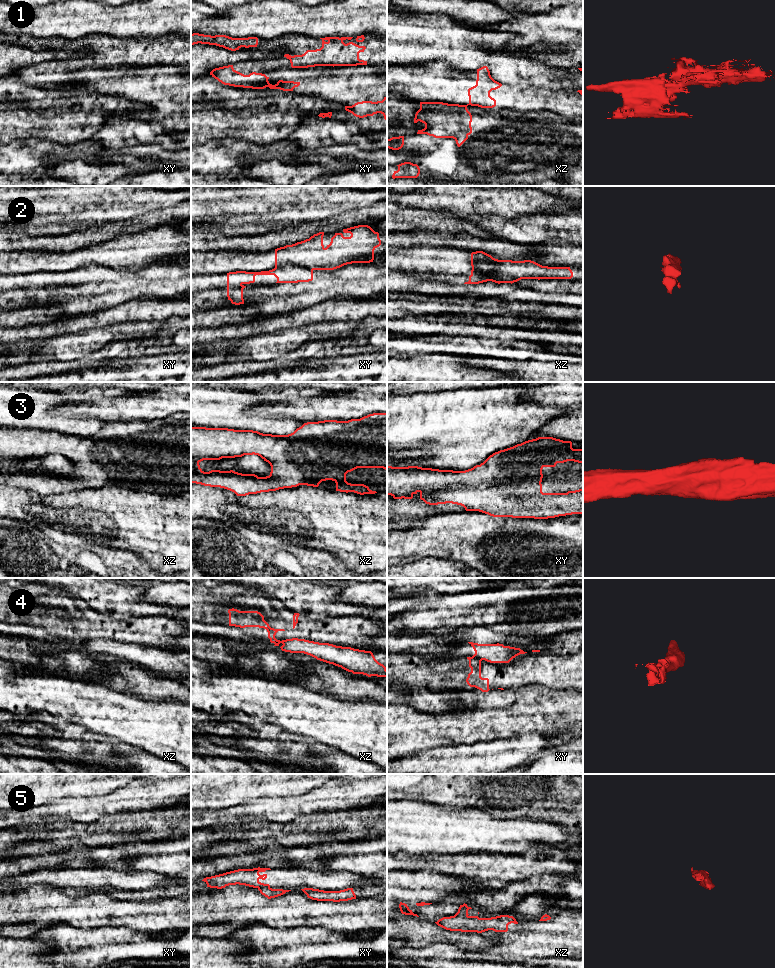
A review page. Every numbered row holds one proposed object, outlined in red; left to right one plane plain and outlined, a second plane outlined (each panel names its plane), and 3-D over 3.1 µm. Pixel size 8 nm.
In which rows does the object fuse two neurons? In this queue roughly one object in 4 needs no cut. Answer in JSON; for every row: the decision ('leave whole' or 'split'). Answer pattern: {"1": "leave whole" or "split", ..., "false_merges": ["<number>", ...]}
{"1": "split", "2": "split", "3": "leave whole", "4": "split", "5": "split", "false_merges": ["1", "2", "4", "5"]}

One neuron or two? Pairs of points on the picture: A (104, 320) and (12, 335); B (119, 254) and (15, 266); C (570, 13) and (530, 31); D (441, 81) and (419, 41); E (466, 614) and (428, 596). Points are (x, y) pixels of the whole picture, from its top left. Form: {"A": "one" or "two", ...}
{"A": "one", "B": "one", "C": "one", "D": "two", "E": "two"}

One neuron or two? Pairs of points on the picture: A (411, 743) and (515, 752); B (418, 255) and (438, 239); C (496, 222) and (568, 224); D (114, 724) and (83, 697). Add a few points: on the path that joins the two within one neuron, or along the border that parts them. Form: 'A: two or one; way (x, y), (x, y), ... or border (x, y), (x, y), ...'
A: two; border (463, 743), (434, 746), (417, 751)
B: two; border (408, 246), (445, 245), (454, 248)
C: one; way (514, 226), (543, 226), (550, 224)
D: one; way (106, 716), (98, 708), (91, 705)

